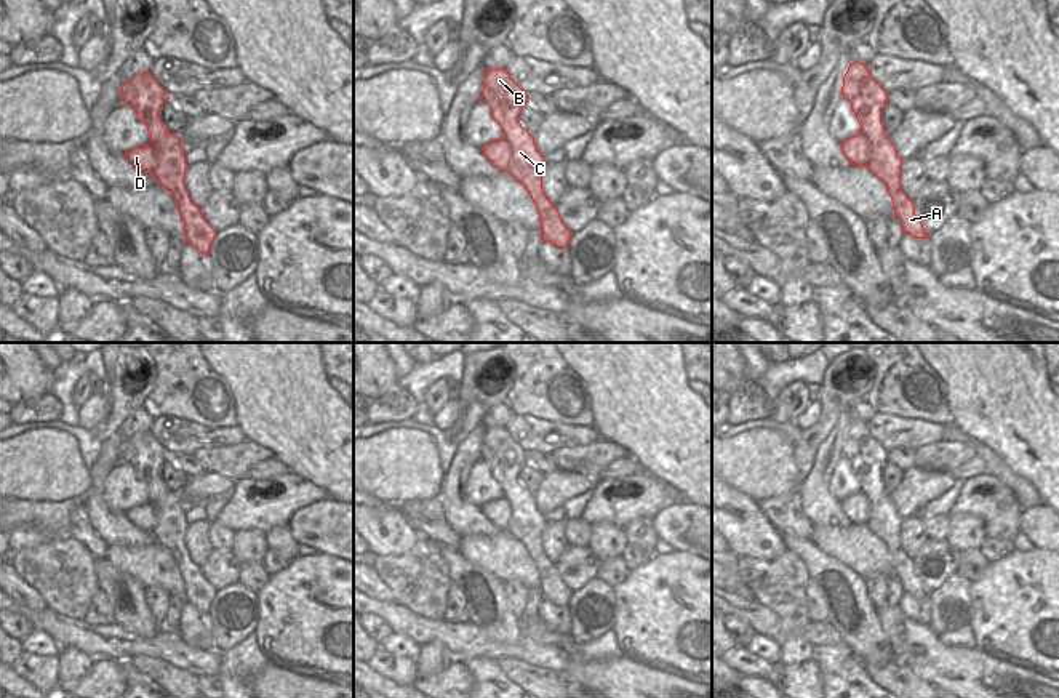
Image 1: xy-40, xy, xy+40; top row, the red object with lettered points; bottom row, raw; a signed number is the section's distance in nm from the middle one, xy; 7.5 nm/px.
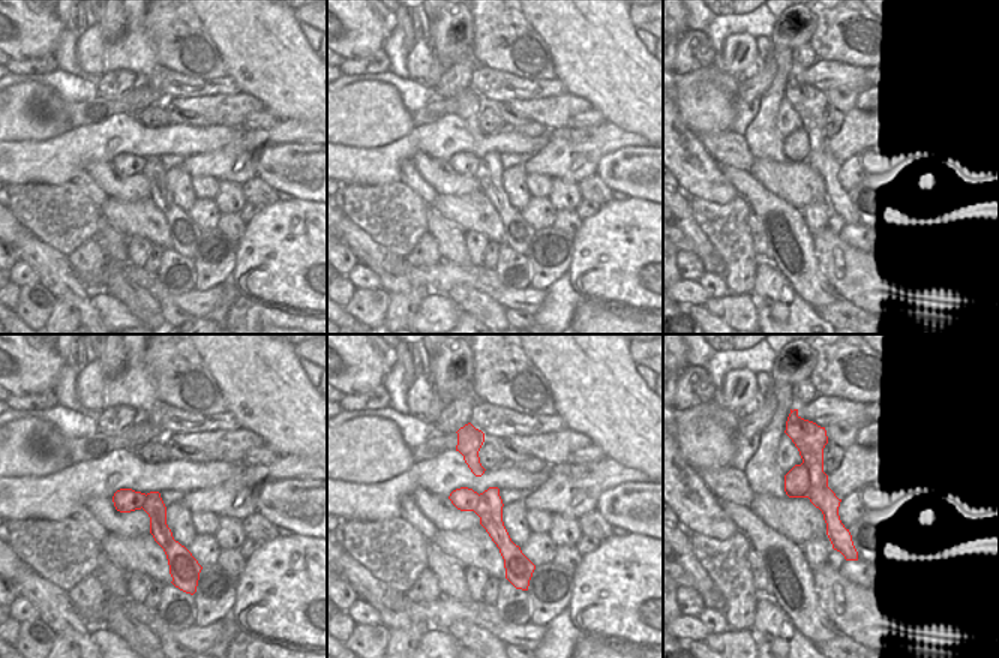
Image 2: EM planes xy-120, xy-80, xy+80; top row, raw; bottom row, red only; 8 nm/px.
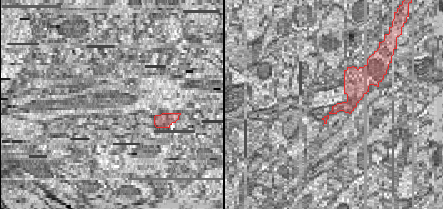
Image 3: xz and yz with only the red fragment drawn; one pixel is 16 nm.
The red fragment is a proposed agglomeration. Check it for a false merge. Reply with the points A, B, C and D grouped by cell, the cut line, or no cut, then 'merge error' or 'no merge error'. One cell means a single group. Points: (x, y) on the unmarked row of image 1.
groups A B C / D; cut xy+40 (861, 490), (869, 503), (867, 524); merge error

